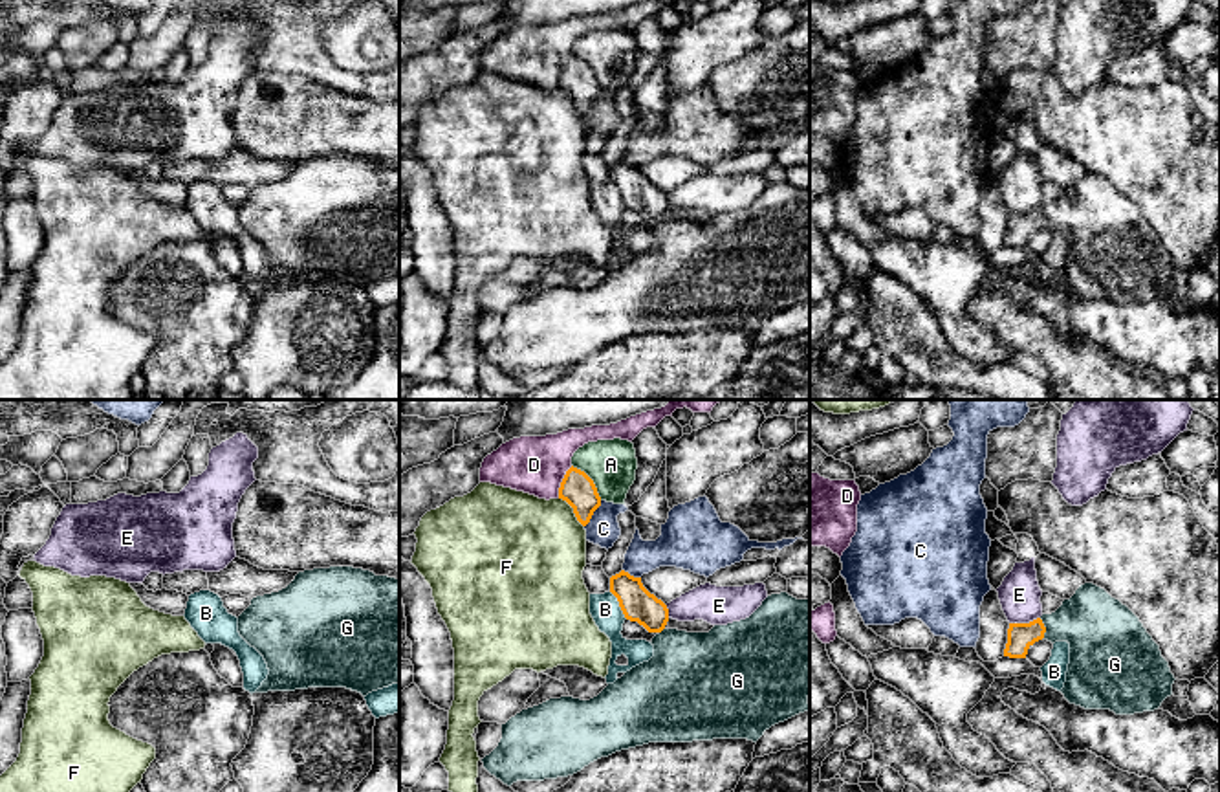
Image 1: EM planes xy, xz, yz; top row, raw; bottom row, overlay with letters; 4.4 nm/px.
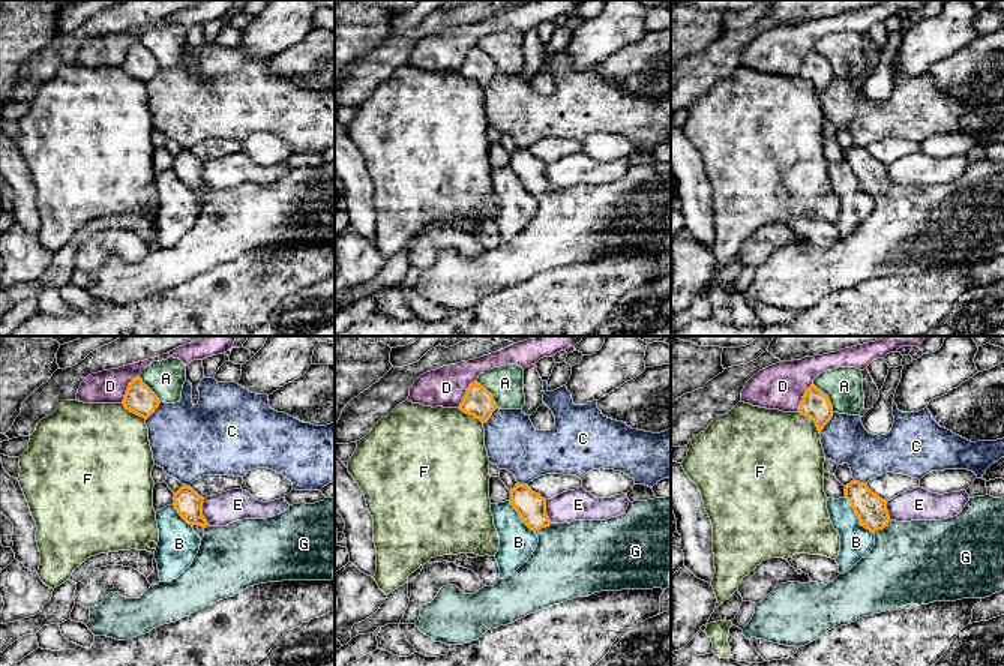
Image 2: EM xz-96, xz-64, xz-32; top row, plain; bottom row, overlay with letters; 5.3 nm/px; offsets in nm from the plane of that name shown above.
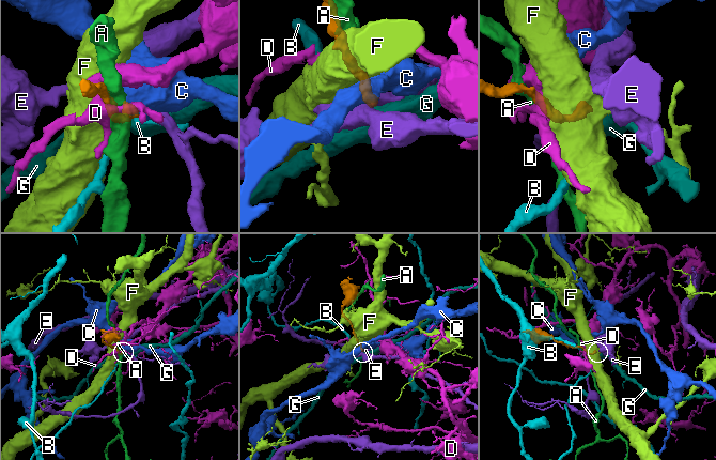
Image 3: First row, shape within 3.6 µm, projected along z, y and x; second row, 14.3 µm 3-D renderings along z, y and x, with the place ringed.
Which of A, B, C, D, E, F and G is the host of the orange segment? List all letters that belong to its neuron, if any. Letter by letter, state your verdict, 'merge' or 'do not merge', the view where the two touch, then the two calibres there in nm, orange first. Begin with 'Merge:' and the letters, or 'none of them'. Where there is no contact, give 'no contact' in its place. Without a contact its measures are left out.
Merge: G
A: do not merge; contact in xz; calibres 150 and 220 nm
B: do not merge; contact in xz; calibres 150 and 130 nm
C: do not merge; contact in xz; calibres 150 and 140 nm
D: do not merge; contact in xz; calibres 150 and 260 nm
E: do not merge; contact in yz; calibres 110 and 180 nm
F: do not merge; contact in xz; calibres 150 and 460 nm
G: merge; contact in yz; calibres 110 and 300 nm

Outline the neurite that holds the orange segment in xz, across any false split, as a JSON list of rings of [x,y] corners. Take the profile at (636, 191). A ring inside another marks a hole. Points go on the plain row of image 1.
[[[621,160],[610,167],[610,182],[617,187],[626,209],[637,211],[656,224],[650,231],[654,246],[626,260],[590,290],[573,286],[550,288],[522,299],[502,314],[498,336],[482,352],[504,374],[568,367],[601,346],[648,332],[713,328],[747,328],[757,332],[771,315],[810,299],[810,187],[797,189],[788,182],[771,183],[746,209],[714,214],[709,222],[687,222],[665,216],[669,198],[643,176],[641,167]]]

